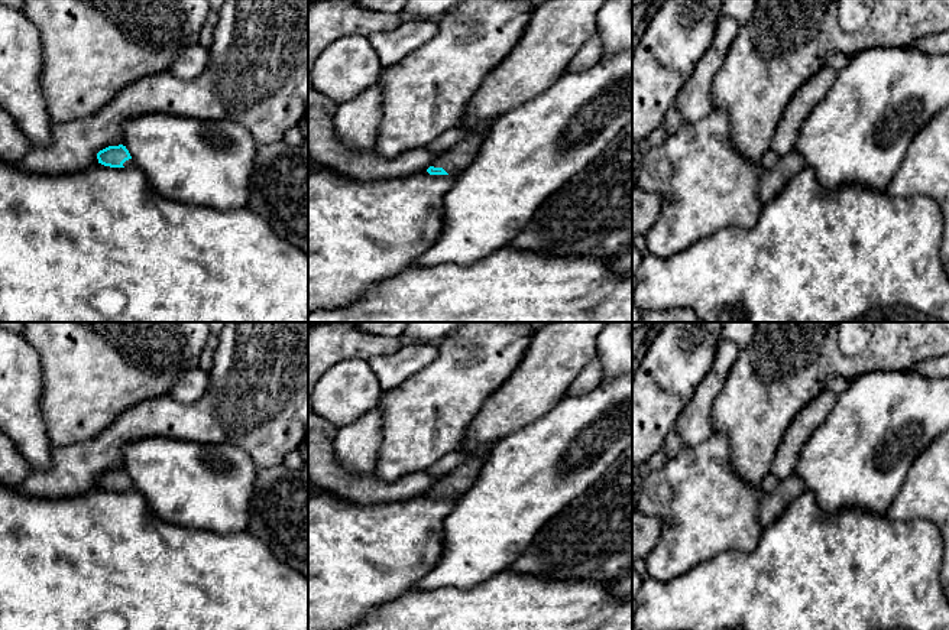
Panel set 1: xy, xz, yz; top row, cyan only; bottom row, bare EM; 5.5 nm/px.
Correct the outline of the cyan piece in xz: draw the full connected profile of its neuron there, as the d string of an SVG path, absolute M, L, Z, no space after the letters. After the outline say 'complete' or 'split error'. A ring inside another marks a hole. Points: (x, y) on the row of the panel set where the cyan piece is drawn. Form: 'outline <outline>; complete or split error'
outline M469 120L461 123L460 126L467 131L466 136L441 153L427 172L430 175L448 175L466 169L477 156L492 124L493 120Z; split error

